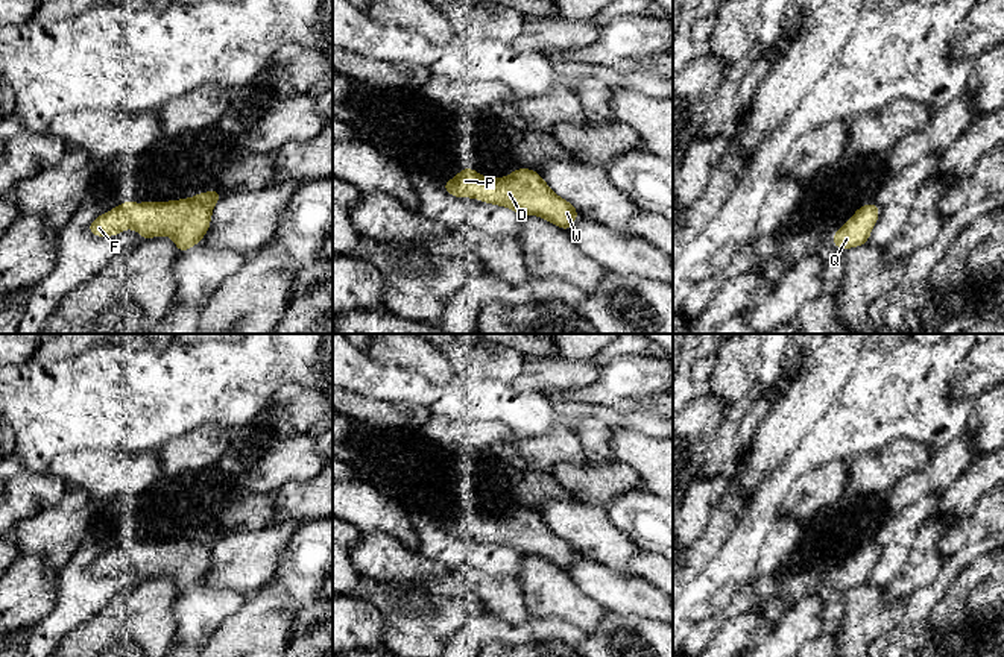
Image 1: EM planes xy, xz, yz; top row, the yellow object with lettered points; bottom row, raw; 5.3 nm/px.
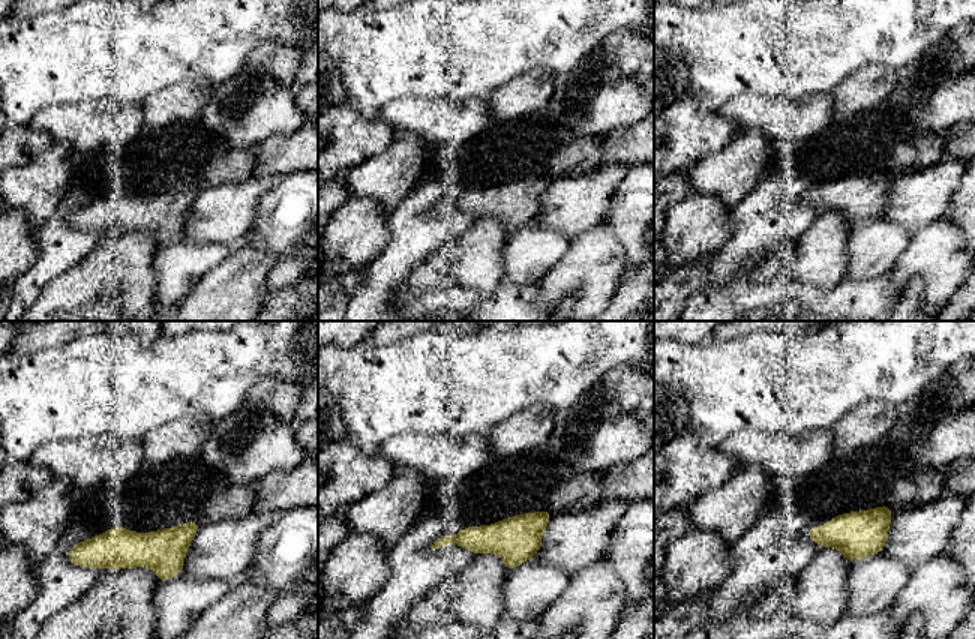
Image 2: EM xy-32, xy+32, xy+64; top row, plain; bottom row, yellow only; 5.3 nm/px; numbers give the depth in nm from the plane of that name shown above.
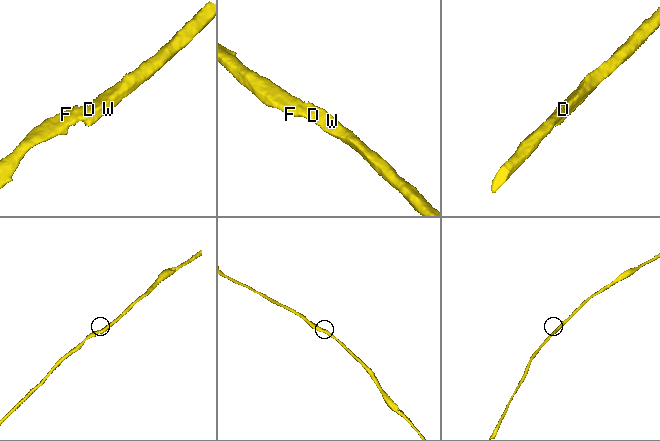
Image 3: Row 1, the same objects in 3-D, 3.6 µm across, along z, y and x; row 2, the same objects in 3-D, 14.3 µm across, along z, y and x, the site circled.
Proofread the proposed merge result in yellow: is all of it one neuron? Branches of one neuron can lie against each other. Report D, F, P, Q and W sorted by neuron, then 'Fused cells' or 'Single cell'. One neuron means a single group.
Groups: D F P Q W. Single cell

